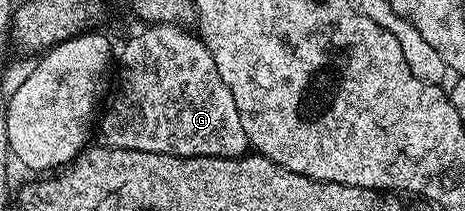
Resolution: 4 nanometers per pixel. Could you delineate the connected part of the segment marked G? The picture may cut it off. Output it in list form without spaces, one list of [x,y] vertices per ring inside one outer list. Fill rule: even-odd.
[[[158,24],[158,25],[150,25],[147,27],[144,27],[143,30],[139,34],[131,37],[127,44],[124,46],[121,56],[119,58],[119,64],[115,66],[115,72],[117,68],[117,74],[115,76],[115,82],[111,88],[111,92],[109,94],[109,98],[107,100],[107,104],[102,107],[101,110],[101,115],[103,114],[102,118],[100,115],[100,118],[98,119],[97,122],[97,131],[99,130],[99,140],[98,143],[104,147],[104,148],[111,148],[111,149],[131,149],[131,150],[143,150],[144,153],[171,153],[172,156],[181,156],[181,157],[240,157],[244,155],[247,151],[248,148],[250,147],[250,143],[248,138],[246,137],[246,134],[243,131],[243,126],[242,123],[239,119],[239,112],[237,111],[235,107],[235,100],[233,99],[231,95],[231,90],[227,89],[226,84],[223,82],[222,78],[219,77],[219,70],[218,67],[215,66],[215,62],[213,57],[210,54],[210,51],[207,50],[206,44],[201,41],[200,37],[196,34],[190,31],[189,33],[188,29],[179,27],[176,24]]]

